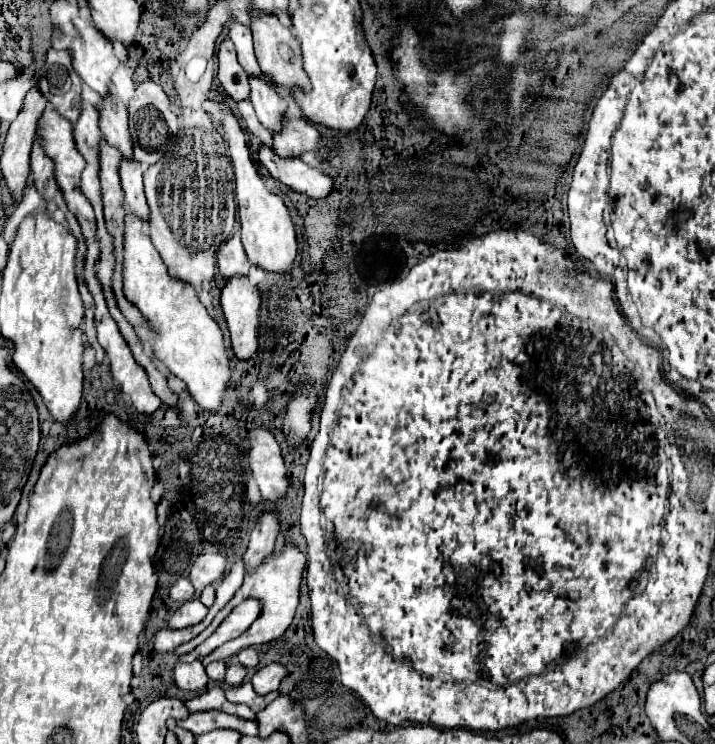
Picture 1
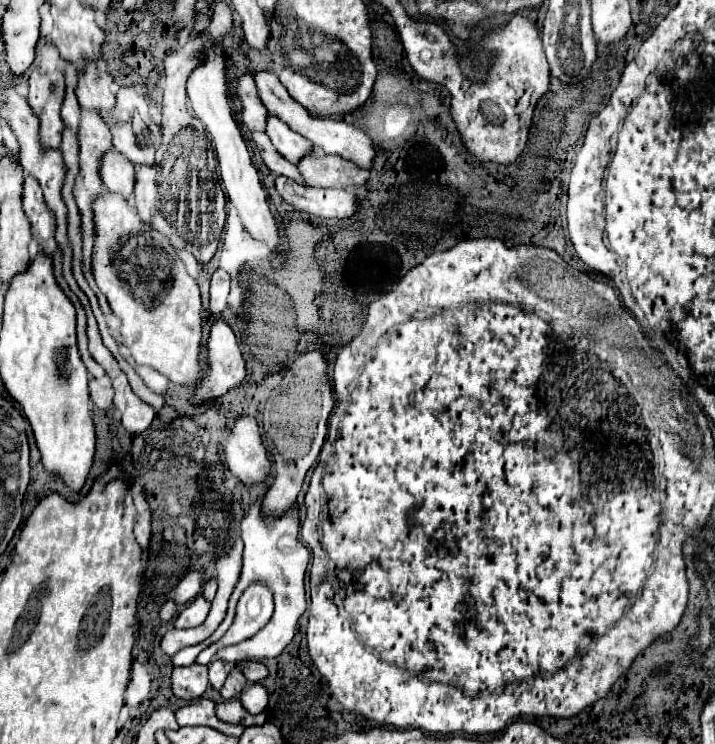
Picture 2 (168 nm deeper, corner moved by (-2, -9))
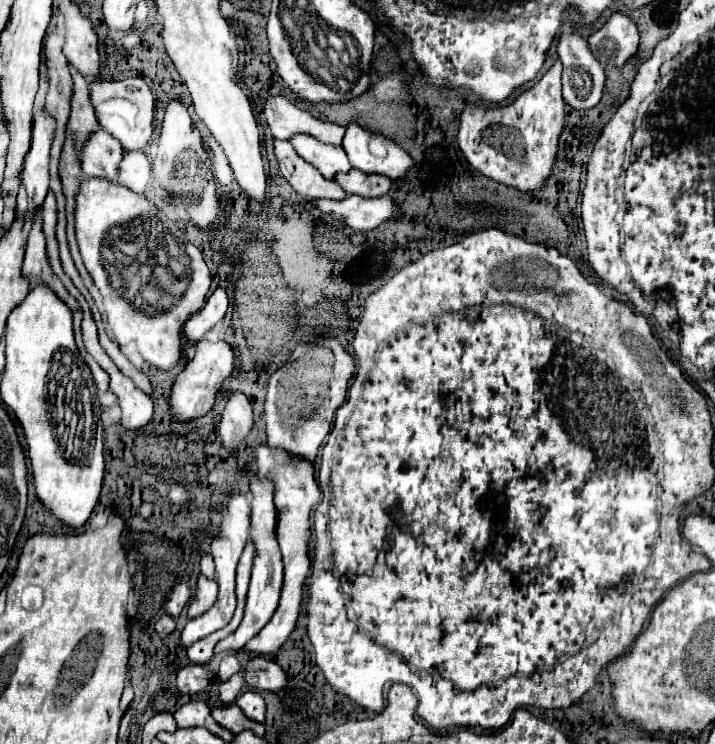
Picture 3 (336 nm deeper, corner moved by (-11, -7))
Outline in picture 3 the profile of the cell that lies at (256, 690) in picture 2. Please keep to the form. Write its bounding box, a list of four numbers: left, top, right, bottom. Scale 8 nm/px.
[235,692,265,724]

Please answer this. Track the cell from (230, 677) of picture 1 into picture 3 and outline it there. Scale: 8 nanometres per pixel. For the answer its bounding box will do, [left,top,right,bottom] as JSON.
[219,674,243,704]

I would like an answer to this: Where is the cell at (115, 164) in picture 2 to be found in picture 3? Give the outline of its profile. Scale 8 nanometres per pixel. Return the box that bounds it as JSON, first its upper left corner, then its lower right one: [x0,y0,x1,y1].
[81,130,123,180]

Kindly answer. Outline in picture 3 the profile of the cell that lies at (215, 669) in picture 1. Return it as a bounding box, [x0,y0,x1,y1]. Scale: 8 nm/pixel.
[219,656,241,682]

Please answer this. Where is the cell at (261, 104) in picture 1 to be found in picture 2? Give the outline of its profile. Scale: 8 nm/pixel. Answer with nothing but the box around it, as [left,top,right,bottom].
[266,116,312,164]

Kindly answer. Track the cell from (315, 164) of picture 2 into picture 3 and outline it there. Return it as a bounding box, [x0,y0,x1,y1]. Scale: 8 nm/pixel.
[335,170,391,198]

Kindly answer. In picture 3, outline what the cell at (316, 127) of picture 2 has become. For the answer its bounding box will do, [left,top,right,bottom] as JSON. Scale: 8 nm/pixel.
[343,124,413,180]

